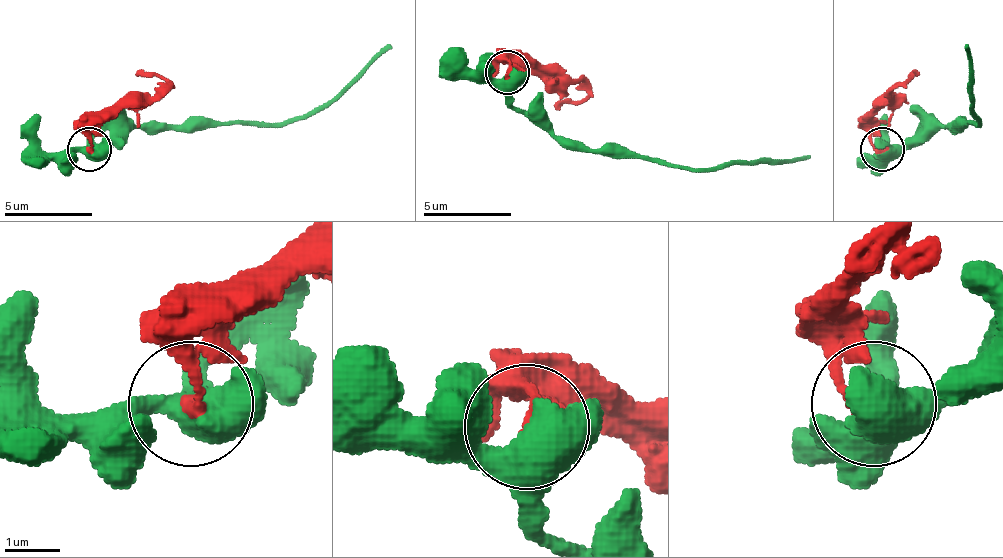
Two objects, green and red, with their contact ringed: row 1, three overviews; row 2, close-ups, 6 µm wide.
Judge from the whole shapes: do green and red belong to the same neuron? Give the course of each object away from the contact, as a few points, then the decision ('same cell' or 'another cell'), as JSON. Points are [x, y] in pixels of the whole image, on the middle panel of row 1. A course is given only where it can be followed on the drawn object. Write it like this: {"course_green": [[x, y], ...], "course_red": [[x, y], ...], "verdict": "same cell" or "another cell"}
{"course_green": [[508, 71], [508, 102], [557, 137], [592, 150], [710, 168], [811, 154]], "course_red": [[508, 71], [508, 62], [535, 62], [543, 71], [561, 71], [587, 93], [578, 102], [552, 106]], "verdict": "same cell"}

